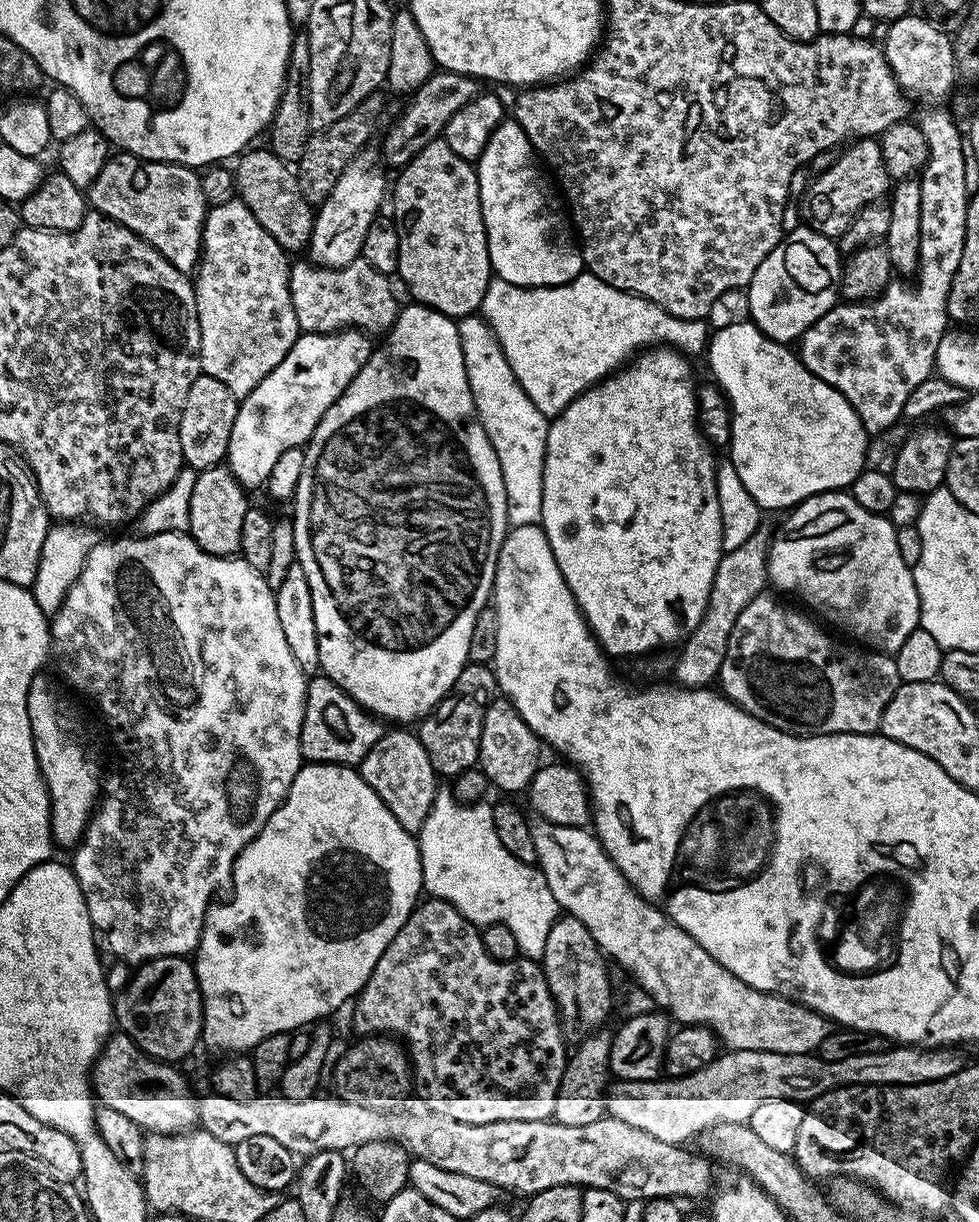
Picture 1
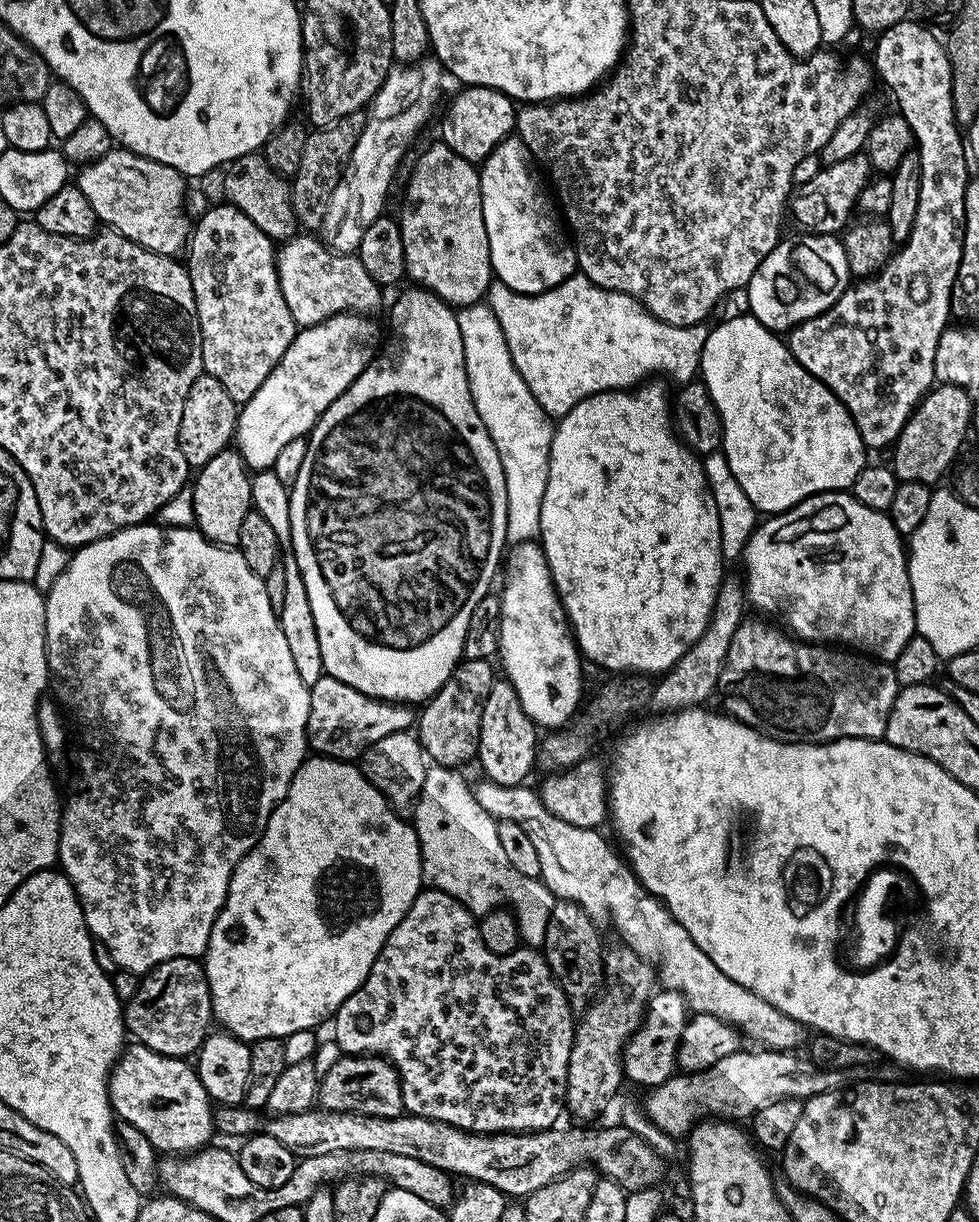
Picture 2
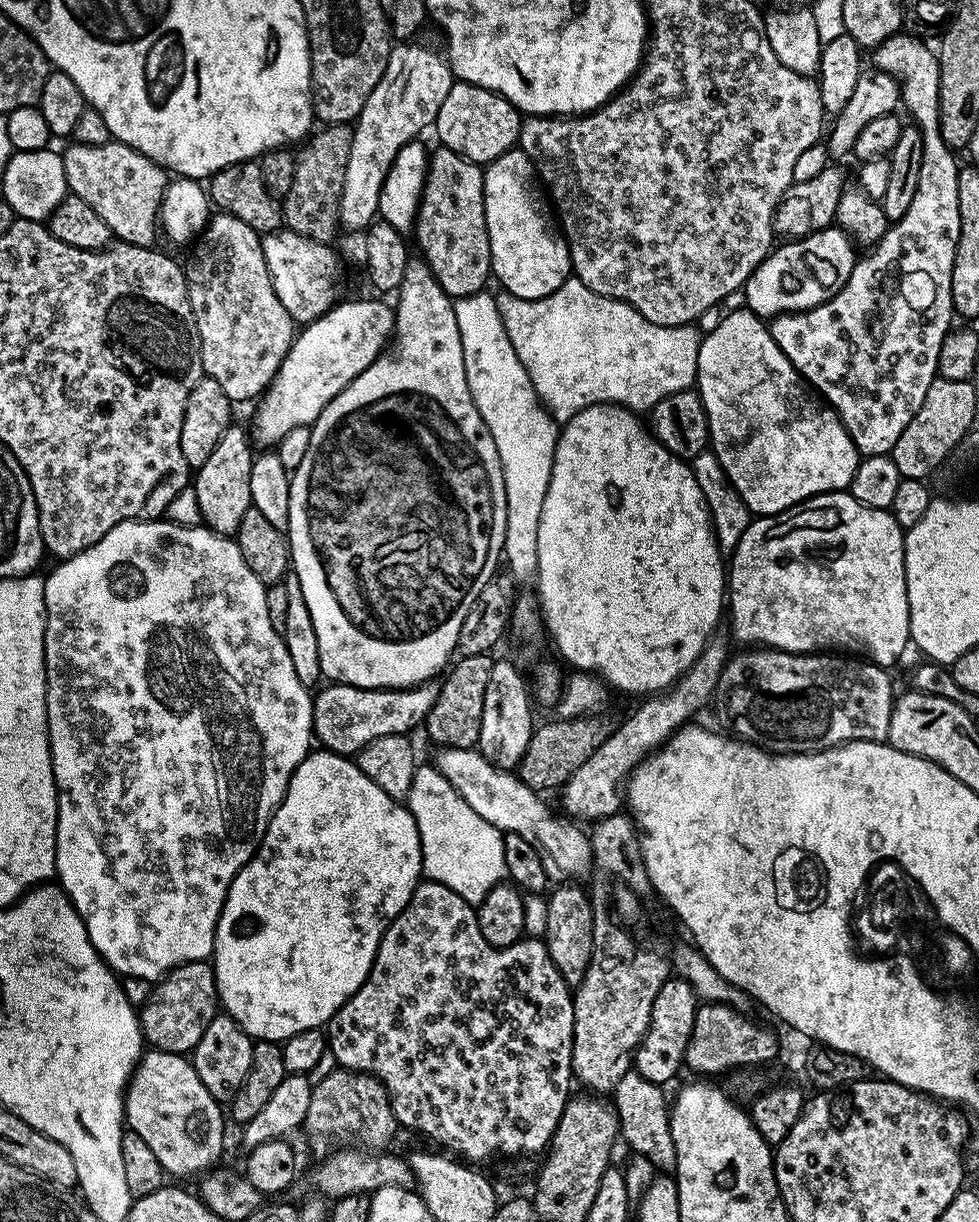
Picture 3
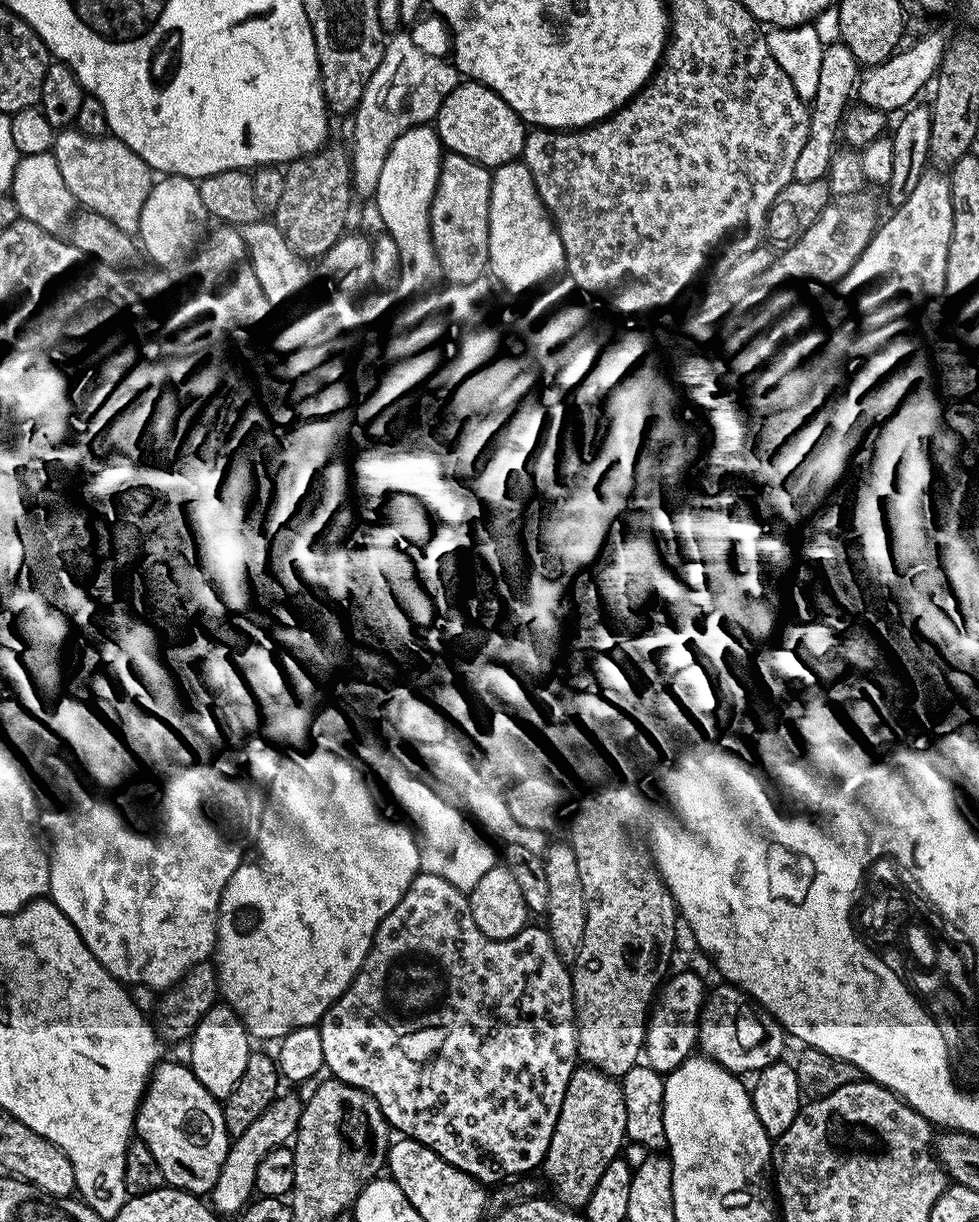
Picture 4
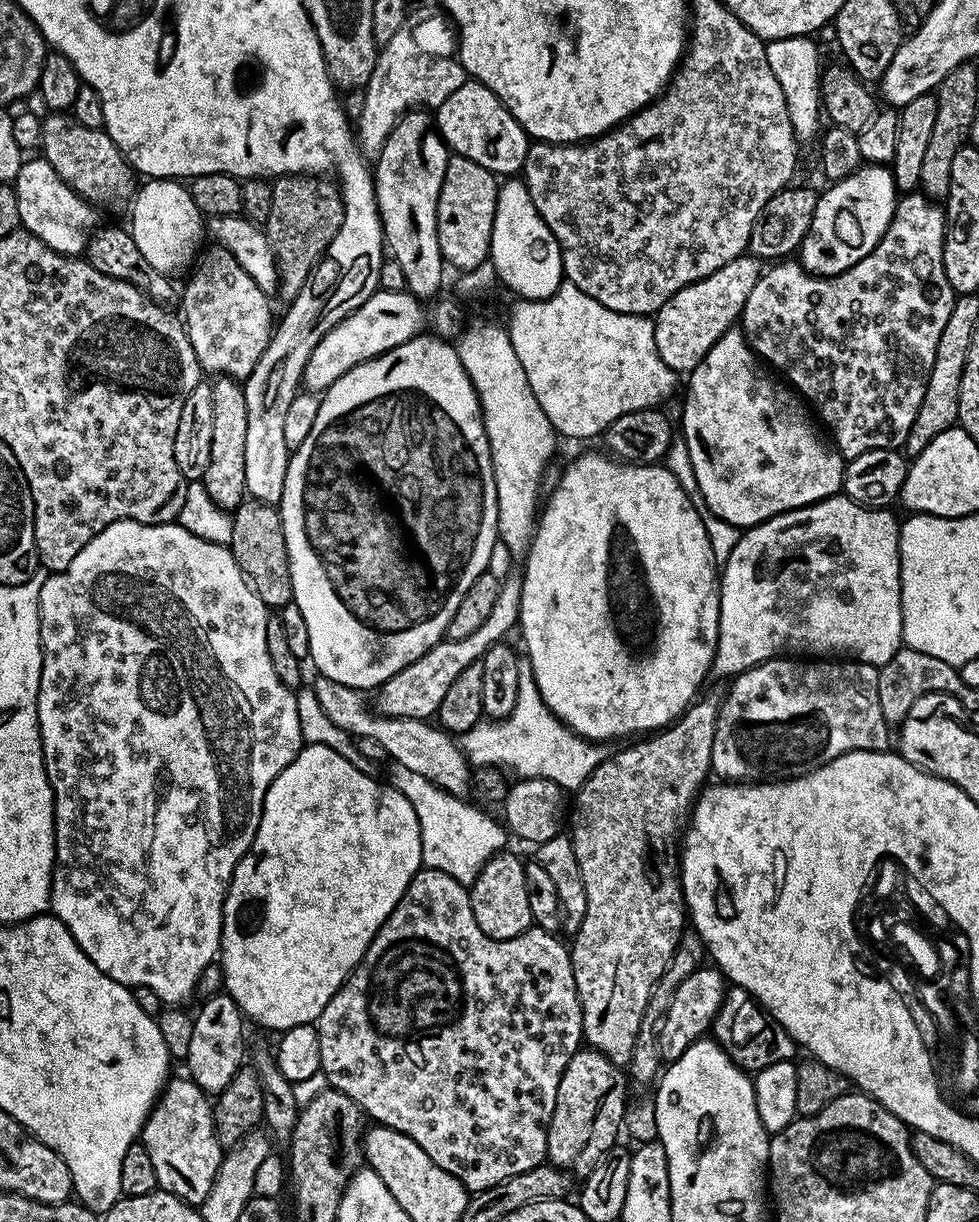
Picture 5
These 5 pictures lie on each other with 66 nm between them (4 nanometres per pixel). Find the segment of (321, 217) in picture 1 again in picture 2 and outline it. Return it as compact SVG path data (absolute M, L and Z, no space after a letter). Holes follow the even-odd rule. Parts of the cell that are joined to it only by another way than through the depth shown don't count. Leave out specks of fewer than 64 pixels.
M435 58L417 60L415 64L393 67L382 86L366 108L366 126L362 138L350 154L350 162L334 186L334 198L330 198L330 210L324 219L323 231L332 232L333 249L348 254L358 245L364 227L382 216L396 167L408 148L408 143L420 132L420 127L432 116L440 100L440 76L442 65Z

